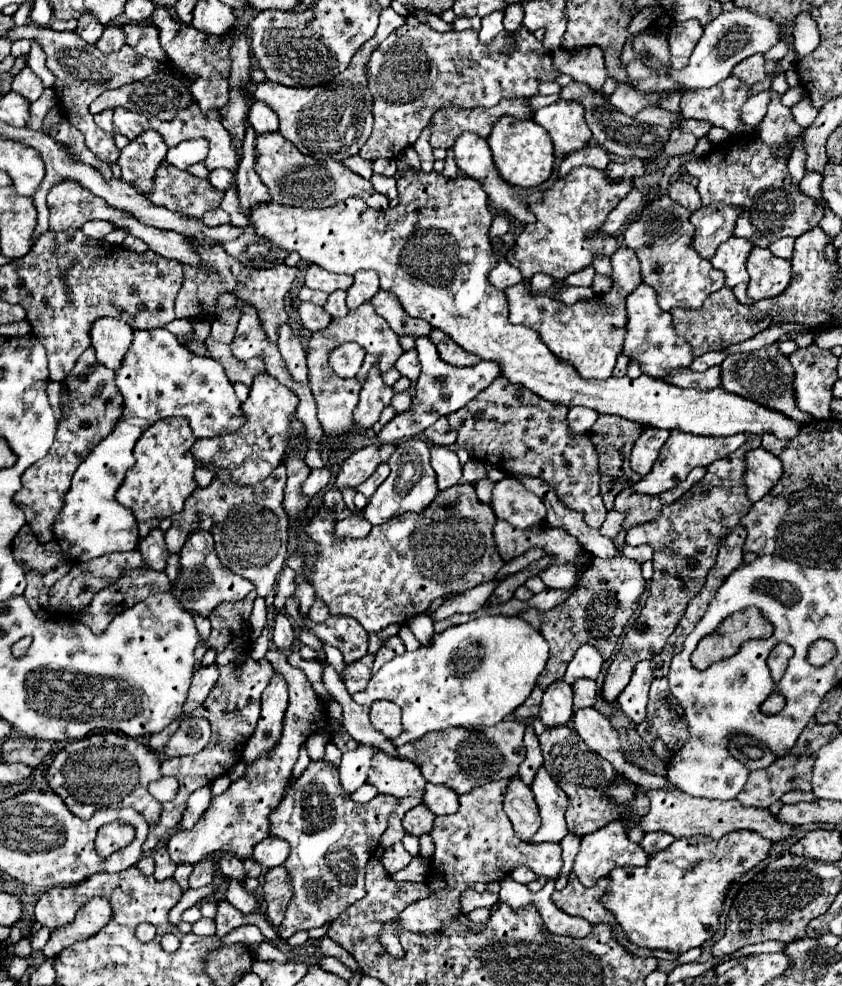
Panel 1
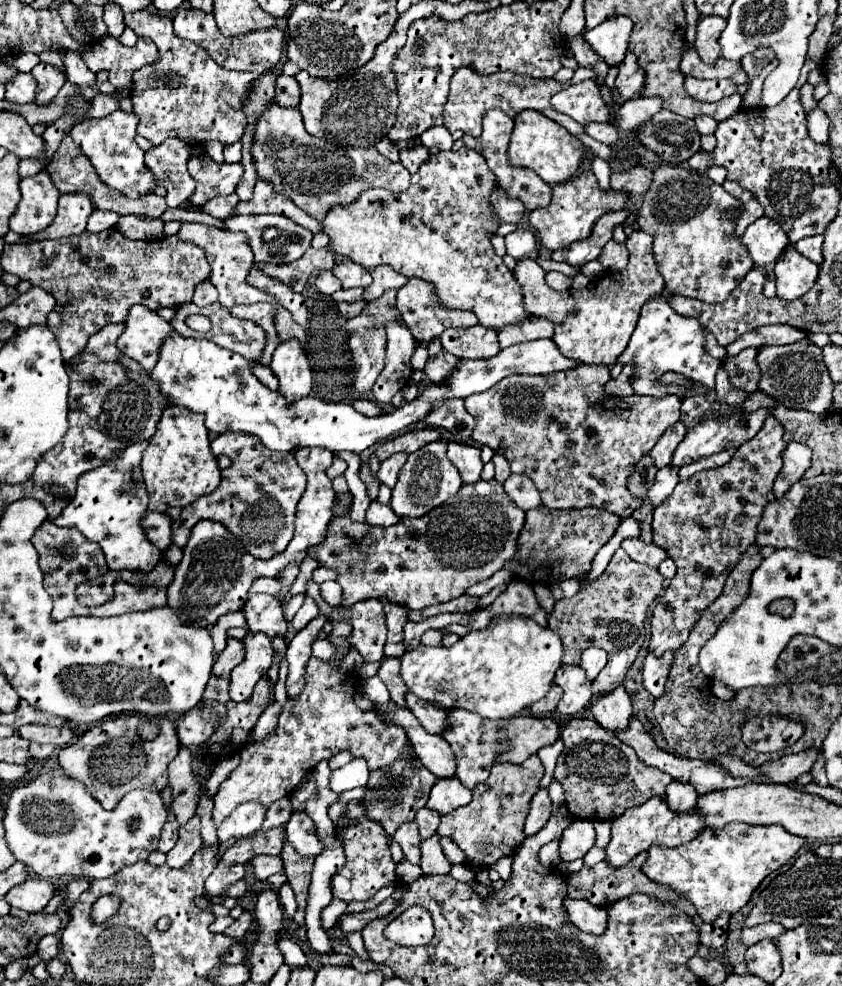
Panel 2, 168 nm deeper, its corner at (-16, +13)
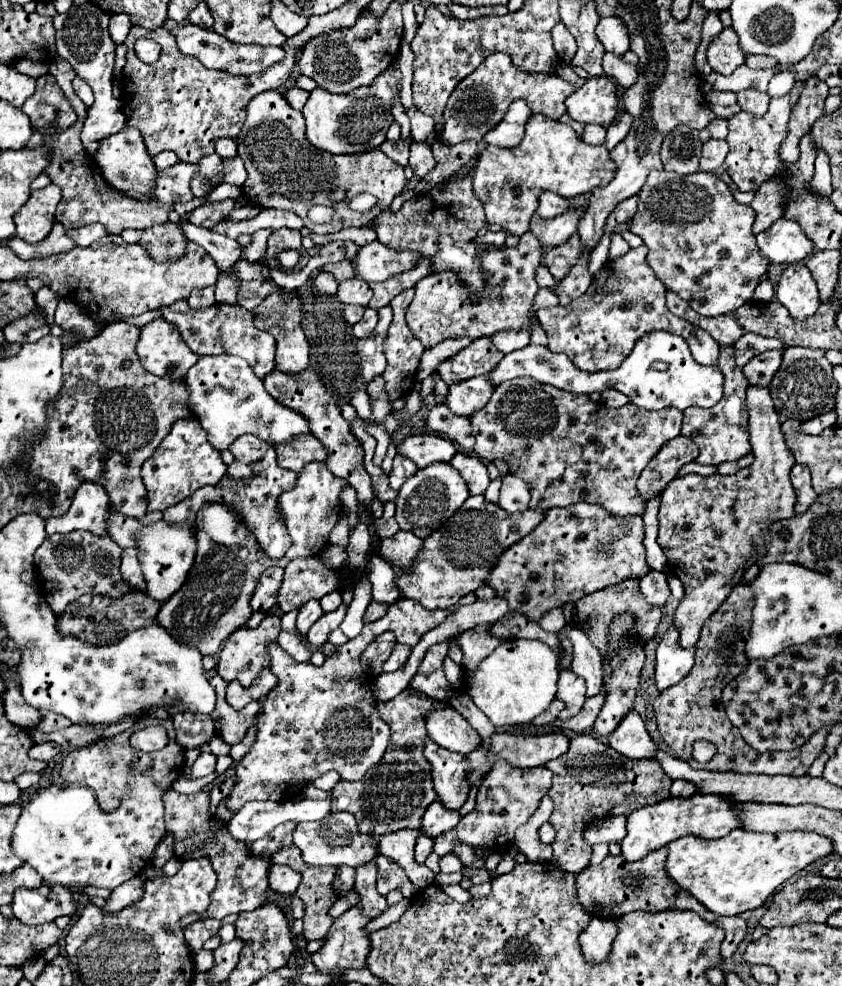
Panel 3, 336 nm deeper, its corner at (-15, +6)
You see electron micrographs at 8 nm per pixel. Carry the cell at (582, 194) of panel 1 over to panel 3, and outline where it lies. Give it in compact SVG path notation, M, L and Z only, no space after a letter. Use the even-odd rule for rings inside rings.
M567 210L563 216L555 216L555 218L539 218L539 214L535 214L531 218L531 232L541 240L543 246L553 248L553 246L561 246L571 234L577 232L577 222L579 222L581 212L577 210Z

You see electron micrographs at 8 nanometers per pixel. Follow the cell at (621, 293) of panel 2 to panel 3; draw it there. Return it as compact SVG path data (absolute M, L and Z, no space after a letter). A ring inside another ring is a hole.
M641 246L629 250L625 256L607 260L603 270L595 274L589 290L583 296L575 298L575 302L571 302L569 306L541 308L537 312L537 318L547 334L547 348L551 352L567 354L571 362L585 372L615 370L631 354L635 342L643 338L643 334L649 334L651 330L667 330L685 338L693 358L699 364L707 366L717 364L719 344L699 326L681 320L667 310L665 306L667 288L647 266L645 256L647 246ZM613 268L623 268L623 278L619 278Z

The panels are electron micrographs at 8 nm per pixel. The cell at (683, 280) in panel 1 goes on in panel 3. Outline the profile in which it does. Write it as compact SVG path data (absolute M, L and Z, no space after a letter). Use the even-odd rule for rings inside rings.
M651 172L645 186L637 194L639 208L631 220L629 230L643 238L649 248L647 264L667 290L679 294L701 316L721 316L737 310L753 300L753 292L759 280L769 272L767 258L761 258L755 234L751 232L755 222L755 210L739 204L729 186L711 172L695 172L689 176L671 172Z

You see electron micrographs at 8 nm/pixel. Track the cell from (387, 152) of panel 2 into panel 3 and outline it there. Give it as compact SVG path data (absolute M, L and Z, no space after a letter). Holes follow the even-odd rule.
M385 140L383 146L379 146L391 160L395 160L397 164L401 166L407 166L407 158L409 158L409 146L407 142L403 140L397 140L397 142L391 142L391 140Z

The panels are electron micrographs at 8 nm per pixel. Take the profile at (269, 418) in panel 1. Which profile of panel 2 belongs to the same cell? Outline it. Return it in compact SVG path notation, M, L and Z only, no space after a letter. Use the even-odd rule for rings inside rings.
M296 339L284 341L276 347L270 367L280 383L278 393L288 403L308 397L312 389L312 369L304 349Z

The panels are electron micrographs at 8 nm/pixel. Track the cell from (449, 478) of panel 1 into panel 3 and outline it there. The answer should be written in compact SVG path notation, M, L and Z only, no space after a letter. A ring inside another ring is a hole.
M455 454L455 458L451 460L451 466L459 470L459 474L467 482L471 494L485 494L491 478L487 474L487 466L483 460L475 458L475 456Z

